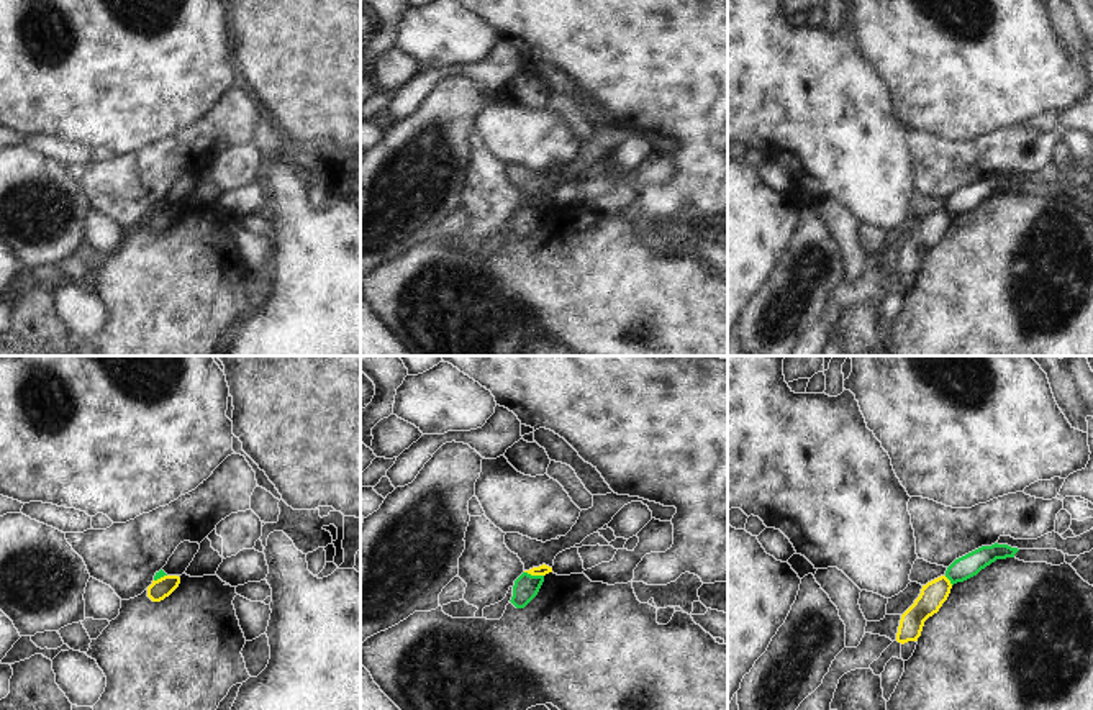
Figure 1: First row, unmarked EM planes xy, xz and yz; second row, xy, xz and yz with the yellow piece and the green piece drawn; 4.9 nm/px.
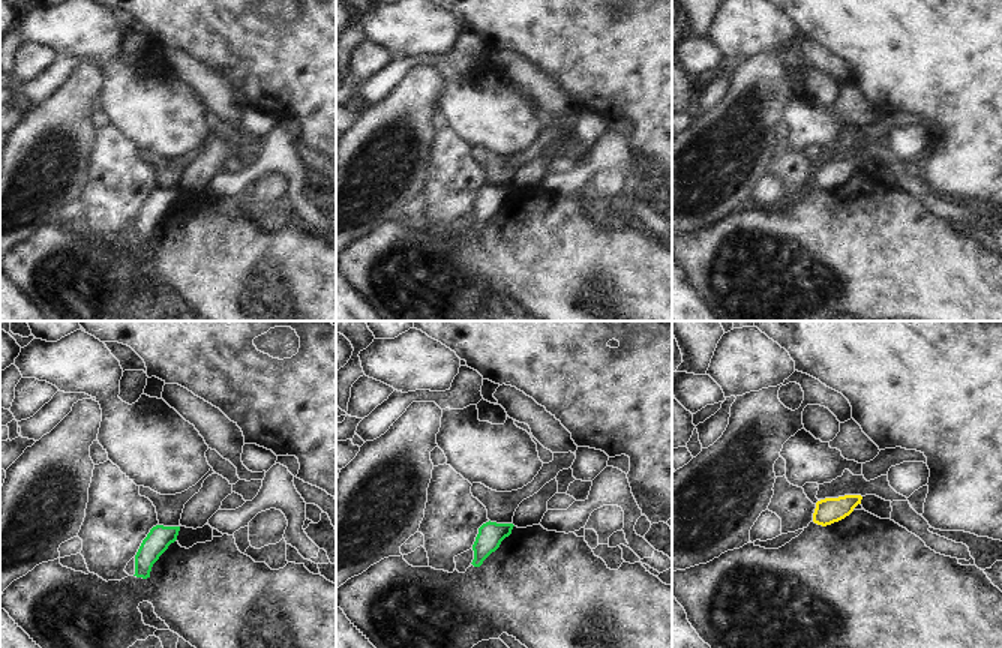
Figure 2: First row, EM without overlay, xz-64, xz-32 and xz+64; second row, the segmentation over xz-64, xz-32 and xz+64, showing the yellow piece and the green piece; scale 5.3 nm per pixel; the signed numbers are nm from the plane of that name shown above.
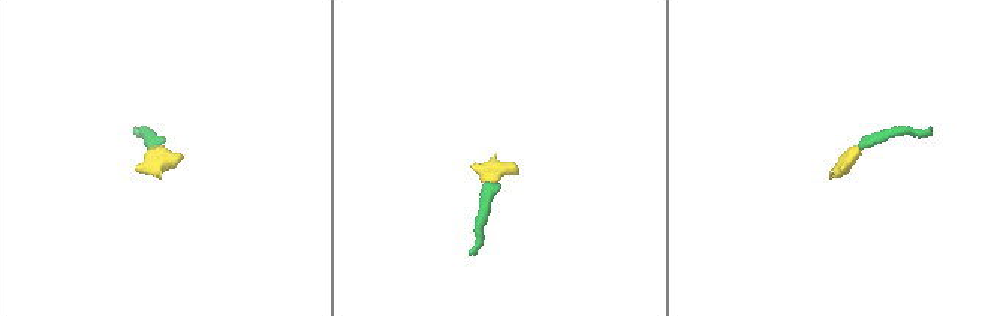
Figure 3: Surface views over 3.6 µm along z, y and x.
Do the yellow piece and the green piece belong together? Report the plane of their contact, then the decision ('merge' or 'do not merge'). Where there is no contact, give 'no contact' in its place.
contact in xz; do not merge

